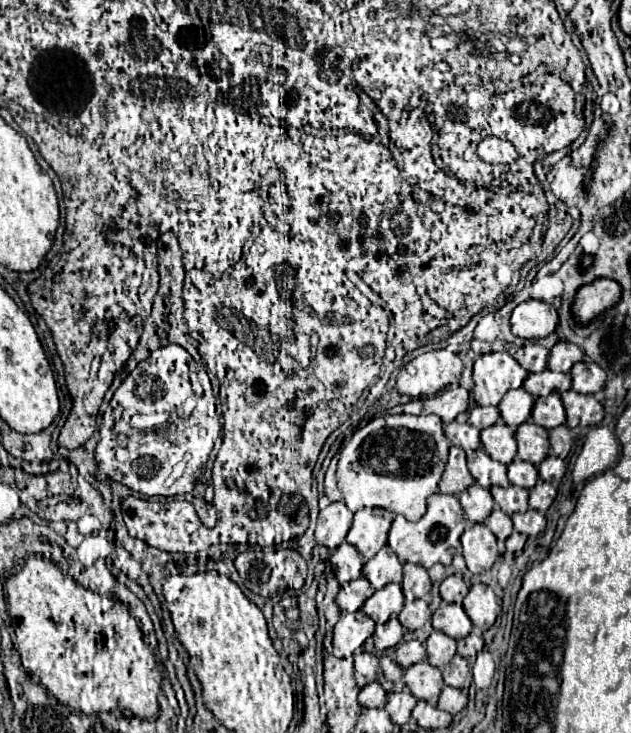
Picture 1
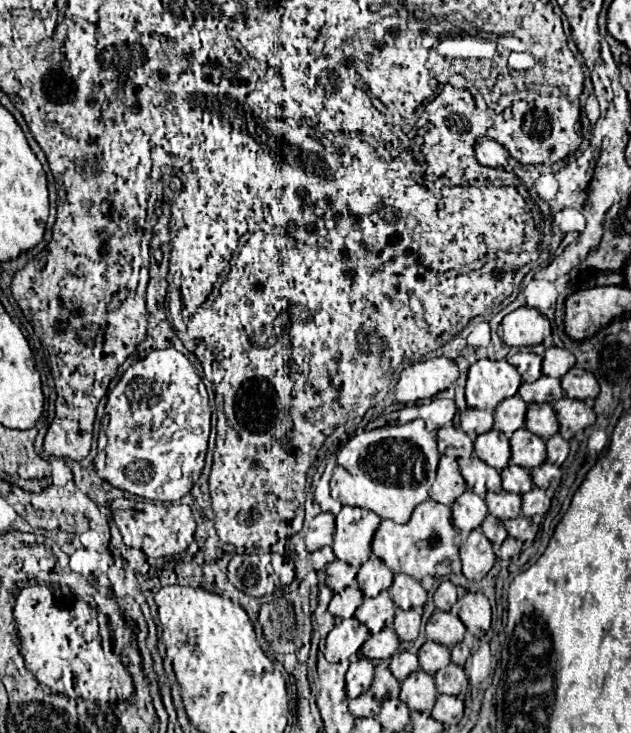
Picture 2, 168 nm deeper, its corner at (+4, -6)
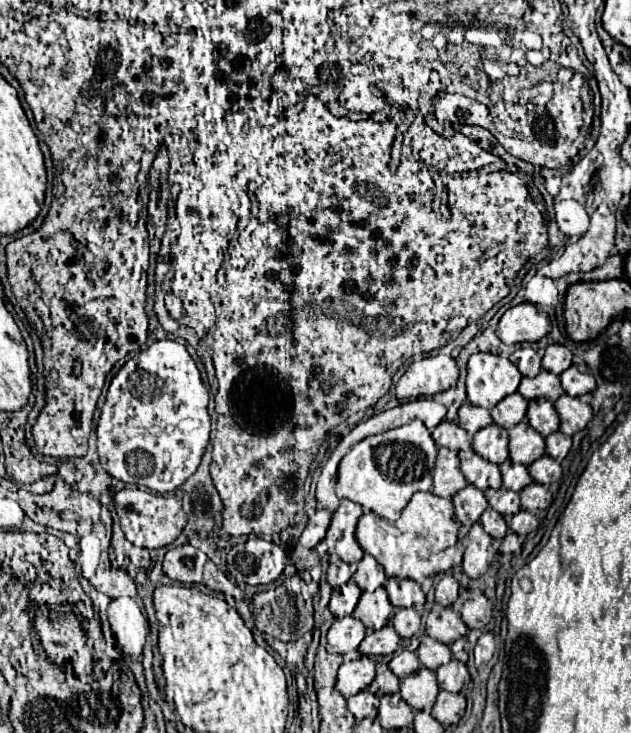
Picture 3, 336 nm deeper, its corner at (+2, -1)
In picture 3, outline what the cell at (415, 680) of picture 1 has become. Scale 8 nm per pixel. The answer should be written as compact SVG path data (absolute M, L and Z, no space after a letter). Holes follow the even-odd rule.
M420 668L418 672L406 676L400 682L400 696L410 708L430 712L438 696L436 674L428 668Z

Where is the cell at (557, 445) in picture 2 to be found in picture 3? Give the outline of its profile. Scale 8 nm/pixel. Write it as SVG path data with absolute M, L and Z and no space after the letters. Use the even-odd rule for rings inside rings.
M554 432L546 438L546 452L556 462L562 462L566 458L566 454L570 452L570 446L572 446L572 438L562 432Z

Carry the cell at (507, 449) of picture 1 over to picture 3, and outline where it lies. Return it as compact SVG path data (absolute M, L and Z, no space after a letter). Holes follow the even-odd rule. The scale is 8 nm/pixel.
M490 424L474 434L472 448L488 462L502 464L508 458L508 430L498 424Z

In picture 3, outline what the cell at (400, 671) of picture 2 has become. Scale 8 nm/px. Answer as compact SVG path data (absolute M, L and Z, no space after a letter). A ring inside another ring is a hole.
M402 650L398 654L394 654L394 658L390 660L390 670L402 680L410 674L414 674L420 668L420 660L416 656L416 652L410 650Z

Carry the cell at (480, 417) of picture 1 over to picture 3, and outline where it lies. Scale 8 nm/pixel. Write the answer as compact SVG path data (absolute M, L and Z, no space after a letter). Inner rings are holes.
M464 402L458 410L458 424L470 436L474 436L480 428L486 428L492 424L492 416L490 416L490 410L480 408L480 406L472 406L470 402Z

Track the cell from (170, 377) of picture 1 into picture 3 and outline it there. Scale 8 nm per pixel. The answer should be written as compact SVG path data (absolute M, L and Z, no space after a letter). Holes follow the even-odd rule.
M174 340L150 344L146 350L128 360L110 382L96 428L102 468L126 484L146 486L160 494L180 488L196 472L210 441L209 399L210 390L202 382L202 376L184 344Z

